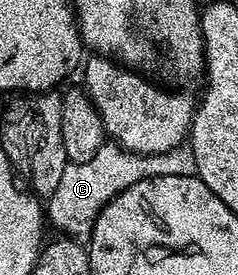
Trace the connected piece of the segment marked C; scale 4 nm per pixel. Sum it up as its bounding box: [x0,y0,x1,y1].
[47,143,194,234]

